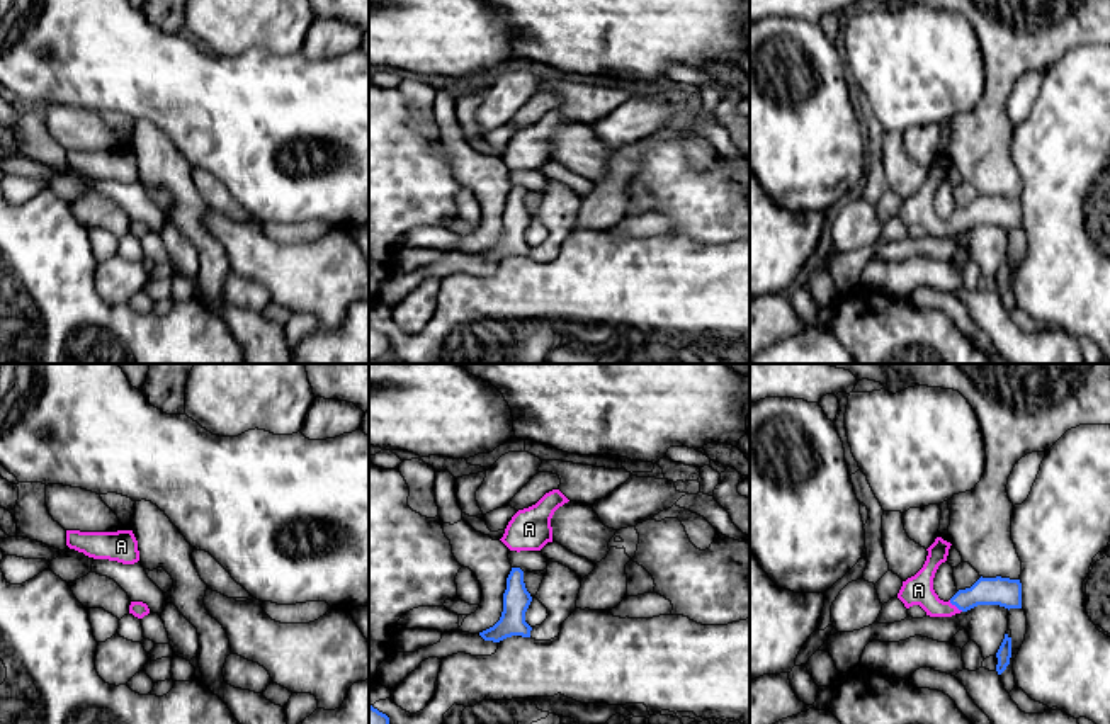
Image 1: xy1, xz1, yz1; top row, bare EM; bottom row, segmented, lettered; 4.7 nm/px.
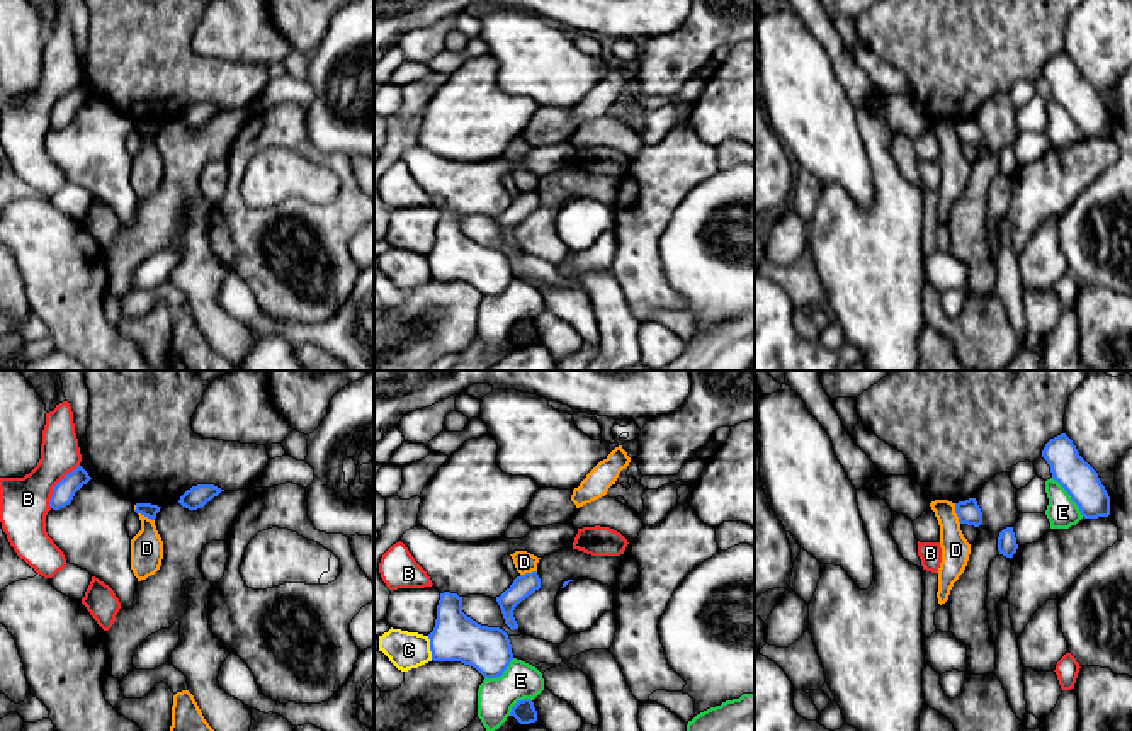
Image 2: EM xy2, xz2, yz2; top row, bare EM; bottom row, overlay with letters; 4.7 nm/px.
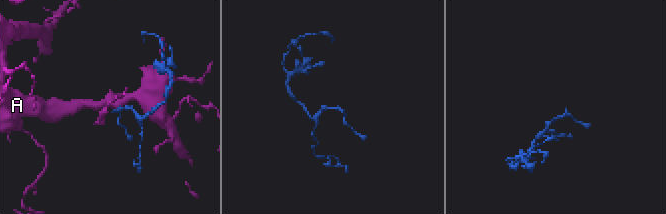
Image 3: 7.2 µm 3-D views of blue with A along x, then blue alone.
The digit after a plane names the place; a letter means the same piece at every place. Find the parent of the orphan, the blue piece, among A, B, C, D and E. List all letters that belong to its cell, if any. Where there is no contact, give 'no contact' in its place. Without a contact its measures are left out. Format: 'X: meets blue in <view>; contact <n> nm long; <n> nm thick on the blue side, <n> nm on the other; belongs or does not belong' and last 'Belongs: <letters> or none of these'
A: meets blue in yz1; contact 90 nm long; 140 nm thick on the blue side, 140 nm on the other; belongs
B: meets blue in xy2; contact 240 nm long; 100 nm thick on the blue side, 240 nm on the other; does not belong
C: meets blue in xz2; contact 110 nm long; 220 nm thick on the blue side, 180 nm on the other; does not belong
D: meets blue in yz2; contact 100 nm long; 110 nm thick on the blue side, 140 nm on the other; does not belong
E: meets blue in yz2; contact 240 nm long; 170 nm thick on the blue side, 150 nm on the other; does not belong
Belongs: A

